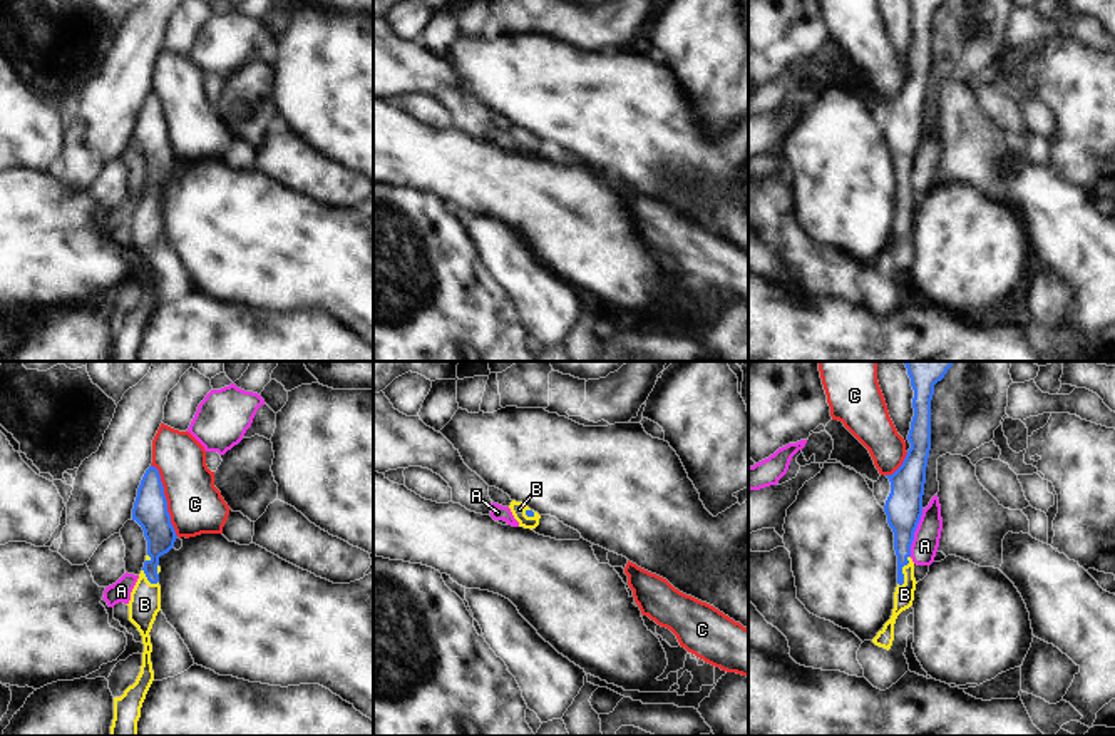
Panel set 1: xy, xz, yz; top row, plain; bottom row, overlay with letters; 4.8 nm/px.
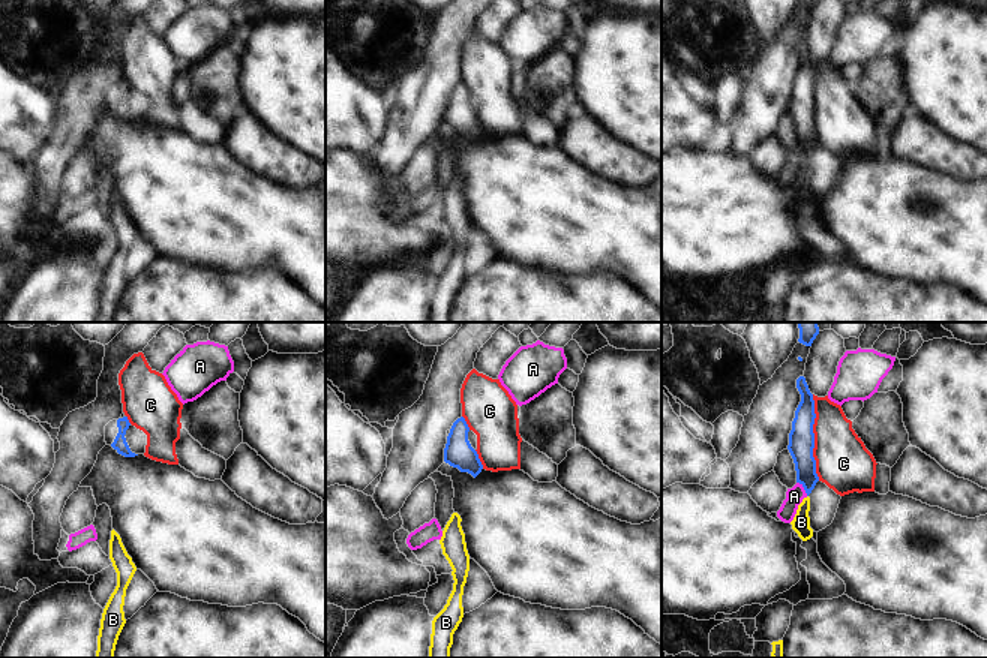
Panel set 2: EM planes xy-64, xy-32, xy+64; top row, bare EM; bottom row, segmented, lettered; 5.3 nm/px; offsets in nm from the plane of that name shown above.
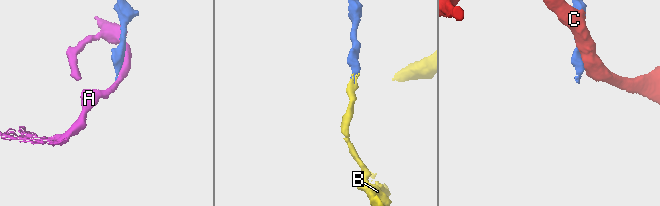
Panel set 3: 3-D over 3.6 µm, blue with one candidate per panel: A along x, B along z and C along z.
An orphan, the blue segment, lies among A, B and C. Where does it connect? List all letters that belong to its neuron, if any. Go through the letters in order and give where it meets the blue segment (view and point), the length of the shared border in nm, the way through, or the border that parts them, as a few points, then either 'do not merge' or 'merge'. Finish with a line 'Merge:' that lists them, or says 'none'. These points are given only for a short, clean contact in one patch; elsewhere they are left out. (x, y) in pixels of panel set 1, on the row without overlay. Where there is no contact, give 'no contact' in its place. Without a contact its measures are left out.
A: contact yz (914, 156); length 240 nm; do not merge
B: contact yz (901, 196); length 160 nm; way yz (903, 144), (901, 196), (904, 219); merge
C: contact xy (166, 126); length 380 nm; border xy (151, 89), (158, 96), (169, 148), (178, 161); do not merge
Merge: B

